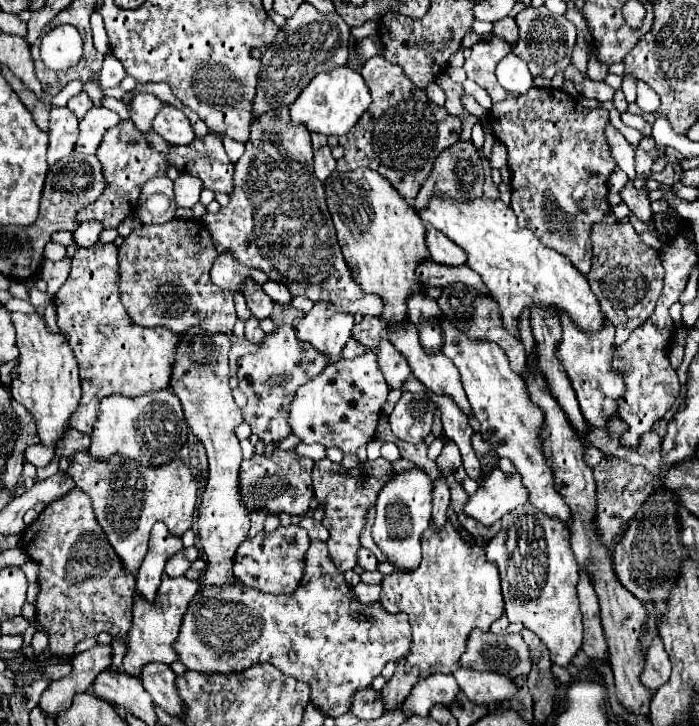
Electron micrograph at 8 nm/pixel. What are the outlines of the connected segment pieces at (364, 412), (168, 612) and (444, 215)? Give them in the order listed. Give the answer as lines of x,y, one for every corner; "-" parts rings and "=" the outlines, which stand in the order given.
366,352
358,358
340,358
336,364
328,364
322,374
300,386
292,406
288,424
292,434
304,444
322,444
326,448
340,448
344,454
354,454
360,446
374,440
376,424
386,402
390,388
384,382
376,354
=
164,574
164,580
156,592
154,604
148,604
142,596
134,596
134,608
132,608
132,628
128,632
128,652
124,656
124,670
132,676
138,676
140,668
148,662
164,662
172,664
176,660
176,652
172,648
172,642
178,636
182,616
196,594
200,582
198,580
188,580
186,576
176,576
168,578
=
432,196
428,206
416,212
422,222
432,224
454,244
464,248
468,256
466,266
482,276
490,296
500,304
504,326
512,336
518,338
516,322
522,310
532,308
536,302
540,306
554,306
558,312
566,310
576,326
586,332
602,328
604,314
600,312
600,304
590,290
586,276
582,276
564,254
540,244
532,230
520,228
516,214
502,200
492,200
488,196
476,200
444,200

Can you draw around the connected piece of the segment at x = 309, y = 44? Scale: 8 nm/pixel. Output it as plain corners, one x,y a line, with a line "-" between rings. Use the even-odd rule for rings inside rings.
300,4
298,12
286,20
264,54
258,74
258,90
254,98
254,116
276,108
278,104
292,104
300,90
318,74
346,64
350,42
350,26
338,12
320,14
312,4

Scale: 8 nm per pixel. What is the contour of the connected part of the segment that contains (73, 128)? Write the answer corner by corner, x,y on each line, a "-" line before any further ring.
50,108
50,128
48,128
50,144
48,144
48,164
52,166
60,158
68,156
74,150
78,140
78,118
64,108

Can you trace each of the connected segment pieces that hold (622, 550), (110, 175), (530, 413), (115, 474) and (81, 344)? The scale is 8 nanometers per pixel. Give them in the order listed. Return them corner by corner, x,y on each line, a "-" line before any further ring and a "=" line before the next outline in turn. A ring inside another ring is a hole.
656,492
654,496
648,498
648,504
644,504
638,512
638,516
630,522
628,530
622,534
618,540
614,552
612,552
612,564
618,580
632,592
638,600
644,602
666,602
672,586
676,584
680,562
682,562
682,542
678,534
678,520
676,520
676,504
672,504
672,494
670,492
=
122,120
120,124
110,128
106,132
104,140
100,142
96,156
102,162
106,190
92,206
86,206
84,210
80,210
76,218
80,222
94,218
94,220
100,220
104,224
104,228
116,228
126,216
134,214
140,190
146,184
146,180
150,180
154,176
162,176
166,172
166,160
156,150
150,150
146,138
134,126
132,120
=
440,316
440,328
444,332
444,344
440,352
448,356
460,372
460,380
472,406
472,414
482,424
480,428
482,438
496,448
496,454
500,458
506,456
512,460
512,464
522,476
522,484
530,492
530,504
534,504
540,512
556,516
566,522
570,518
570,508
564,504
562,496
554,490
552,470
542,456
538,440
544,416
540,408
530,400
524,380
510,370
508,358
498,348
498,344
492,344
490,340
470,340
468,334
464,334
464,330
456,328
456,324
448,320
448,316
=
88,450
70,456
68,476
76,482
76,488
84,490
90,496
96,520
106,532
112,548
124,562
124,568
136,574
142,558
146,556
148,536
154,522
158,520
164,522
176,536
182,536
192,526
198,484
190,468
182,460
172,460
172,464
142,466
142,468
140,464
130,462
112,468
110,460
96,462
94,466
90,466
88,462
84,462
90,458
92,456
=
98,242
92,248
76,250
70,276
54,296
58,326
68,336
80,368
82,398
80,408
72,414
70,426
82,434
92,432
102,398
112,394
142,396
152,390
168,388
172,372
178,336
168,332
168,328
134,326
120,302
118,286
118,246

